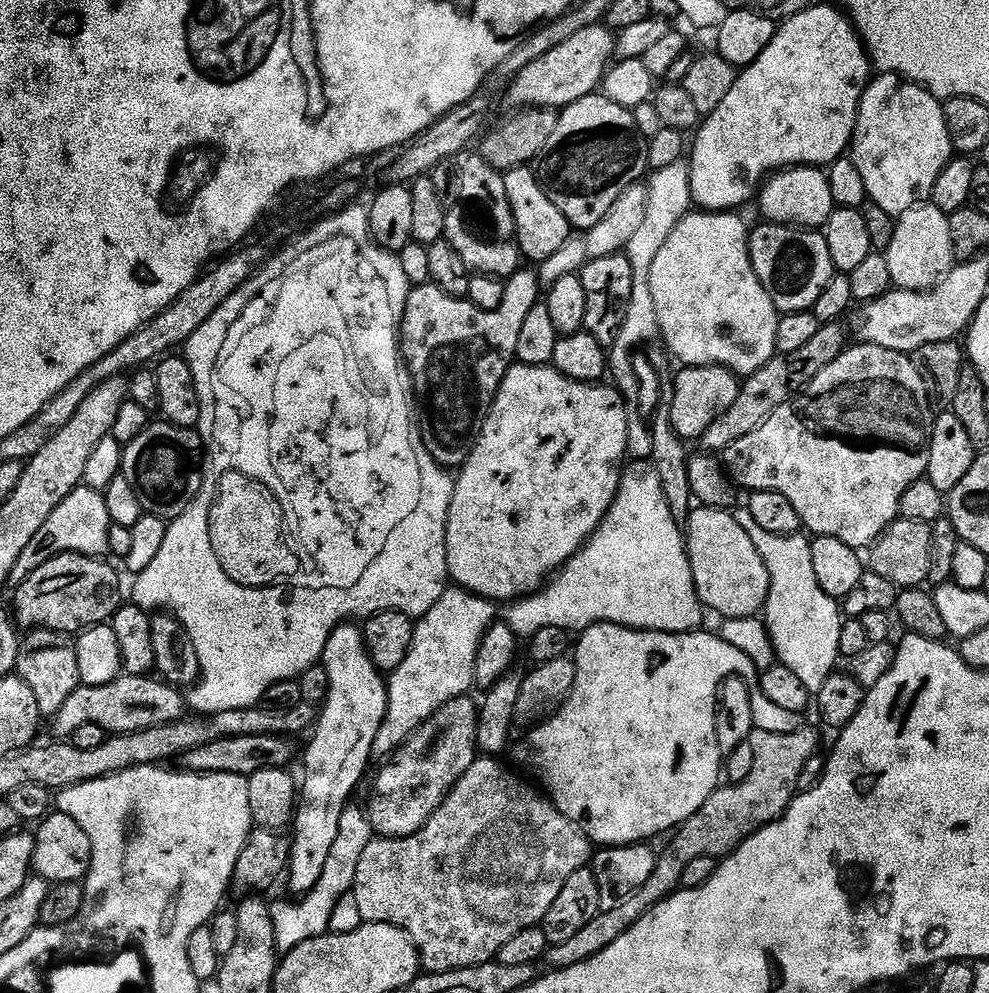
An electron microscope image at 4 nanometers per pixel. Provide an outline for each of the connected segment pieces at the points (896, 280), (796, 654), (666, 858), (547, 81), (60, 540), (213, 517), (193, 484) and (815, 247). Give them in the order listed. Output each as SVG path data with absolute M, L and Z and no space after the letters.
M930 202L919 204L906 210L895 221L896 229L888 240L886 255L889 260L890 278L896 288L905 288L911 292L922 292L932 288L954 266L952 247L950 246L949 213L938 210Z
M747 506L737 507L734 515L738 526L742 526L742 530L750 534L754 546L758 546L758 554L762 554L762 562L766 562L766 570L770 570L770 594L764 603L762 619L768 628L775 659L794 670L806 690L813 693L822 690L822 682L832 676L837 667L836 660L841 659L838 634L842 608L837 597L826 594L826 590L818 586L814 558L810 554L812 540L804 534L779 536L770 530L762 530L762 526L754 522L754 514L750 514Z
M760 726L753 731L747 744L754 746L754 767L751 768L750 775L742 782L727 786L728 788L717 787L716 792L710 794L706 802L702 802L700 809L671 833L672 841L664 849L659 849L654 874L650 874L649 880L638 886L634 894L622 898L618 906L601 910L567 942L551 945L546 953L549 969L578 966L578 962L594 958L594 954L618 942L618 938L622 938L622 934L626 934L626 930L637 924L655 904L668 899L677 891L680 888L682 870L686 870L686 866L694 862L694 858L730 856L742 841L782 816L792 805L792 799L801 791L800 780L806 764L821 751L820 736L811 726L794 730L794 734L770 734L767 727Z
M607 23L586 26L586 30L578 30L562 46L554 46L554 50L542 54L530 66L526 66L507 85L509 109L551 108L563 110L574 102L593 95L603 85L604 74L608 71L616 56L618 36Z
M79 487L74 489L46 518L46 523L42 525L42 530L30 538L26 550L22 550L22 555L18 557L18 562L14 562L14 570L10 570L9 585L19 586L38 566L50 562L54 557L61 556L64 552L77 552L83 556L99 556L101 558L109 555L108 547L110 546L110 526L112 525L110 510L106 510L104 493L96 492L92 488Z
M228 474L224 478L224 490L212 492L208 504L208 531L217 565L235 586L245 588L247 592L278 590L276 576L288 580L288 576L294 576L296 569L294 558L288 550L284 550L280 530L276 530L276 518L272 514L272 510L276 512L276 508L252 506L250 502L262 502L258 498L270 496L266 496L266 492L258 494L246 480L238 478L236 474Z
M167 422L149 423L146 430L142 430L142 434L138 434L138 438L134 438L134 442L130 442L124 448L124 466L122 469L122 475L124 475L130 482L130 486L134 486L134 490L138 494L140 499L140 505L144 507L145 513L149 516L162 516L165 520L171 522L184 513L190 506L190 502L194 501L195 496L199 492L199 488L203 486L204 478L204 462L206 459L206 442L200 437L199 431L196 428L179 428L173 424Z
M760 222L748 234L748 253L758 274L758 282L770 294L776 311L806 312L818 302L818 294L826 290L826 282L834 274L830 246L826 246L823 231L810 228L796 228L793 224Z

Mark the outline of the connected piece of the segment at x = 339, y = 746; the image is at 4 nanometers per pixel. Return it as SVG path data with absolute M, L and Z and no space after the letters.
M345 622L339 624L330 634L330 638L326 642L326 650L322 657L322 663L326 674L330 674L330 690L328 691L328 697L325 698L322 707L318 712L318 719L315 721L314 727L311 729L310 737L312 741L308 744L308 749L304 752L304 780L302 776L302 783L298 788L298 803L294 813L294 829L296 828L296 837L291 837L290 840L290 855L288 858L288 867L286 869L286 881L288 880L288 888L295 894L303 894L309 892L313 886L318 882L318 878L322 874L323 867L326 866L326 857L330 854L331 847L334 846L334 838L338 838L338 822L342 818L344 811L350 807L350 801L348 800L352 796L352 791L360 784L360 779L364 776L364 771L368 768L368 762L373 761L372 747L374 746L374 738L378 738L378 730L382 726L382 722L386 718L386 710L388 709L388 685L385 677L374 666L374 662L368 656L368 651L364 645L364 633L359 627L355 628L355 623Z

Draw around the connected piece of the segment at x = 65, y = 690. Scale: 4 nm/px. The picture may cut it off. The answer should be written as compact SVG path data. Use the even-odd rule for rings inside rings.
M45 628L29 631L23 637L16 663L15 675L30 686L34 699L38 702L41 717L51 718L62 710L62 702L82 687L78 674L78 654L71 635L62 632L51 632Z

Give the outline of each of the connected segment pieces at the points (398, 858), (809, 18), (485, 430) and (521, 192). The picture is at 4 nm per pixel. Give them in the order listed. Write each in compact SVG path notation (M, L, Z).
M478 758L458 778L458 782L450 790L450 794L438 806L438 810L425 822L422 830L418 830L409 836L381 836L373 838L362 853L362 858L358 862L358 874L354 878L352 893L354 898L358 898L362 918L370 924L382 923L393 924L395 928L401 928L414 942L416 949L420 951L420 962L425 973L449 972L459 968L469 968L479 964L490 964L495 961L498 950L518 934L518 930L537 927L543 921L546 910L550 910L550 905L554 903L554 898L558 898L562 886L566 886L570 874L574 870L582 870L589 867L594 855L594 845L588 839L588 835L579 828L566 814L562 814L555 808L547 795L539 787L531 788L523 775L515 776L508 768L503 768L496 758Z
M835 3L815 4L803 8L779 27L756 12L733 9L717 29L717 55L737 68L753 64L737 75L730 94L726 94L701 123L695 133L696 141L693 144L691 141L690 190L697 209L705 212L740 210L736 208L751 200L753 203L769 174L793 166L827 166L849 151L860 99L874 69L860 33L847 15Z
M513 363L508 369L506 378L502 378L502 386L492 403L484 425L480 427L472 452L463 468L455 477L456 489L450 502L450 514L446 522L446 558L448 574L453 585L464 588L467 592L478 594L487 600L507 602L519 600L521 596L531 596L540 591L553 574L564 567L564 563L587 542L596 532L596 527L608 515L610 506L620 491L620 473L628 456L628 409L623 395L615 387L607 383L583 384L577 380L566 378L557 368L539 364Z
M531 167L515 168L504 173L506 182L506 198L510 202L510 210L514 214L516 235L514 242L520 248L521 257L525 261L541 262L553 257L566 240L574 235L574 229L566 214L546 198L546 190L538 182L535 171Z

